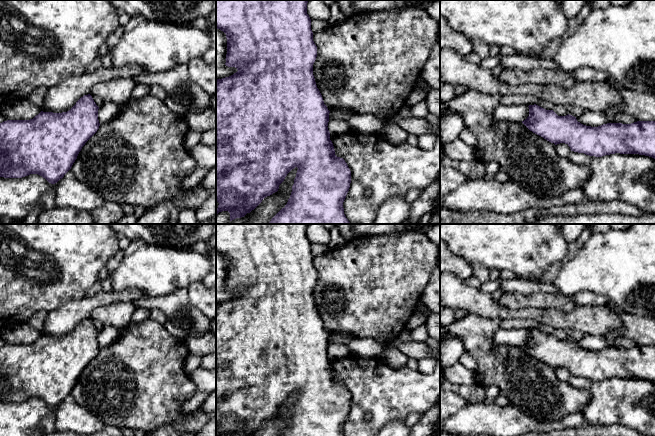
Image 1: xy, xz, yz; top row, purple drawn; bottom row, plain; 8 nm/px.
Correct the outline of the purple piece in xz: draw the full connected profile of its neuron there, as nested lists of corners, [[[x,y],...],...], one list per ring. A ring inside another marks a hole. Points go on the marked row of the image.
[[[216,0],[216,28],[223,31],[227,38],[225,65],[238,70],[233,75],[216,81],[216,201],[219,203],[216,214],[228,211],[230,221],[244,217],[254,210],[265,197],[277,192],[287,174],[297,167],[290,198],[269,224],[350,224],[344,214],[343,202],[350,188],[351,171],[345,160],[335,155],[334,146],[330,140],[327,127],[330,111],[324,104],[313,75],[317,46],[313,41],[307,3],[308,0]]]

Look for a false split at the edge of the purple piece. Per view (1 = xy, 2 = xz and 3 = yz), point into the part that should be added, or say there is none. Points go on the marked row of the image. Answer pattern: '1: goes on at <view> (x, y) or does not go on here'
1: does not go on here
2: does not go on here
3: does not go on here

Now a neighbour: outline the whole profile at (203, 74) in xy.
[[[202,57],[188,63],[189,78],[210,96],[216,94],[216,65],[207,64]]]

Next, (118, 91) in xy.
[[[131,78],[111,79],[95,84],[90,90],[90,95],[98,96],[103,102],[111,102],[121,107],[131,99],[135,85],[136,82]]]

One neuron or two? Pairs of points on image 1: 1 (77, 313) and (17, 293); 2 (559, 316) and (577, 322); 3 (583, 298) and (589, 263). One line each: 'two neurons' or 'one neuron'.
1: two neurons
2: one neuron
3: two neurons

